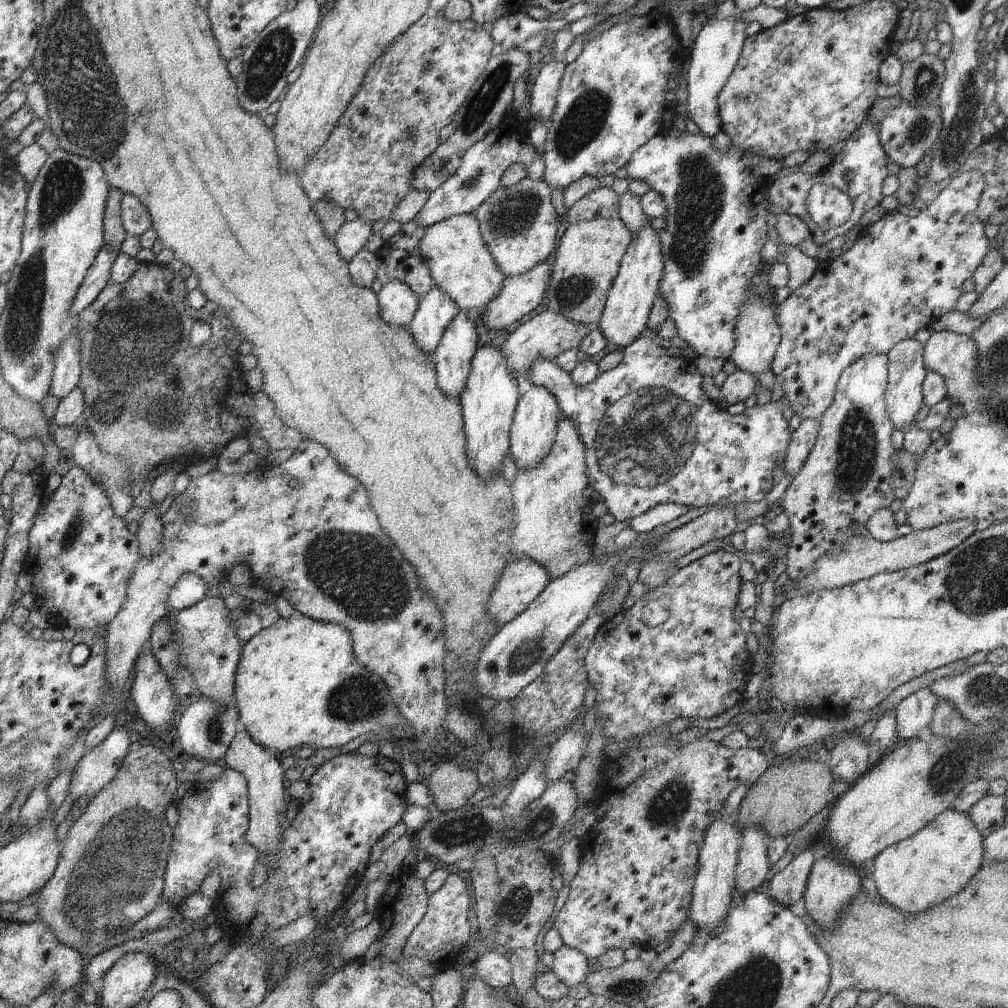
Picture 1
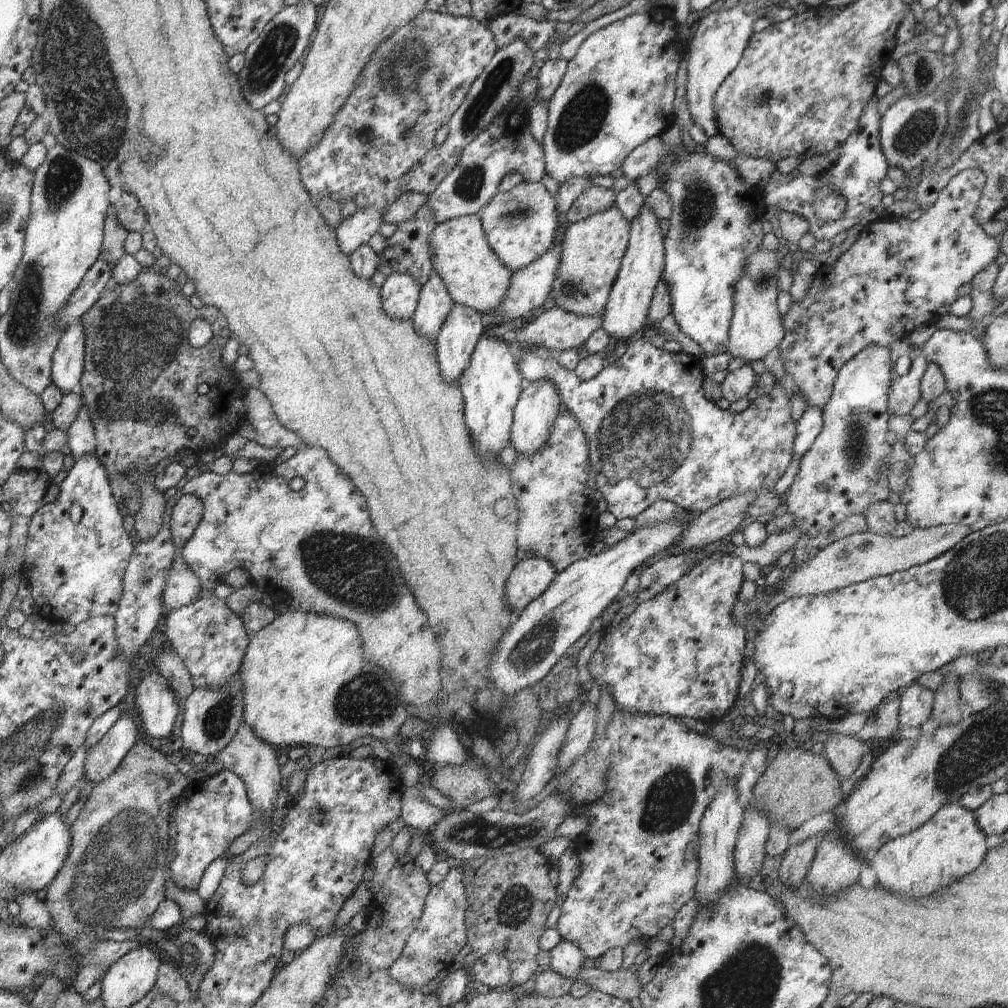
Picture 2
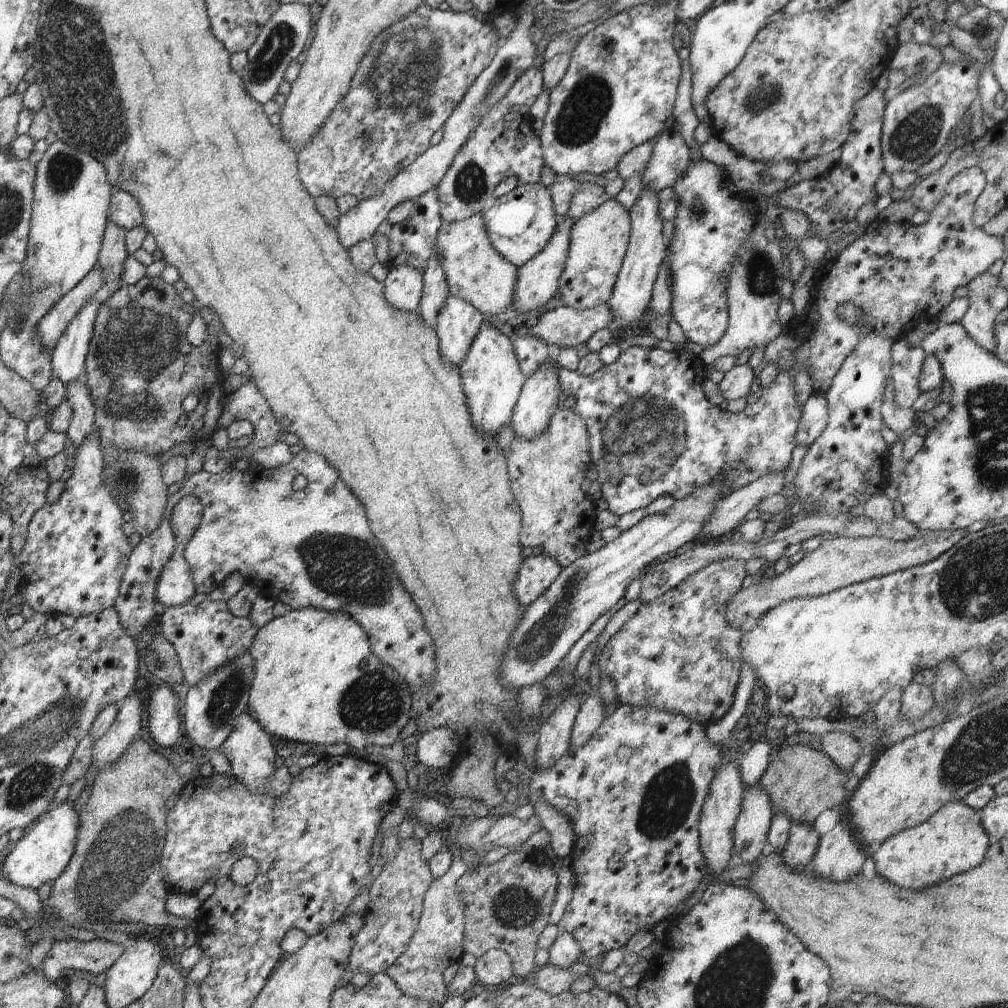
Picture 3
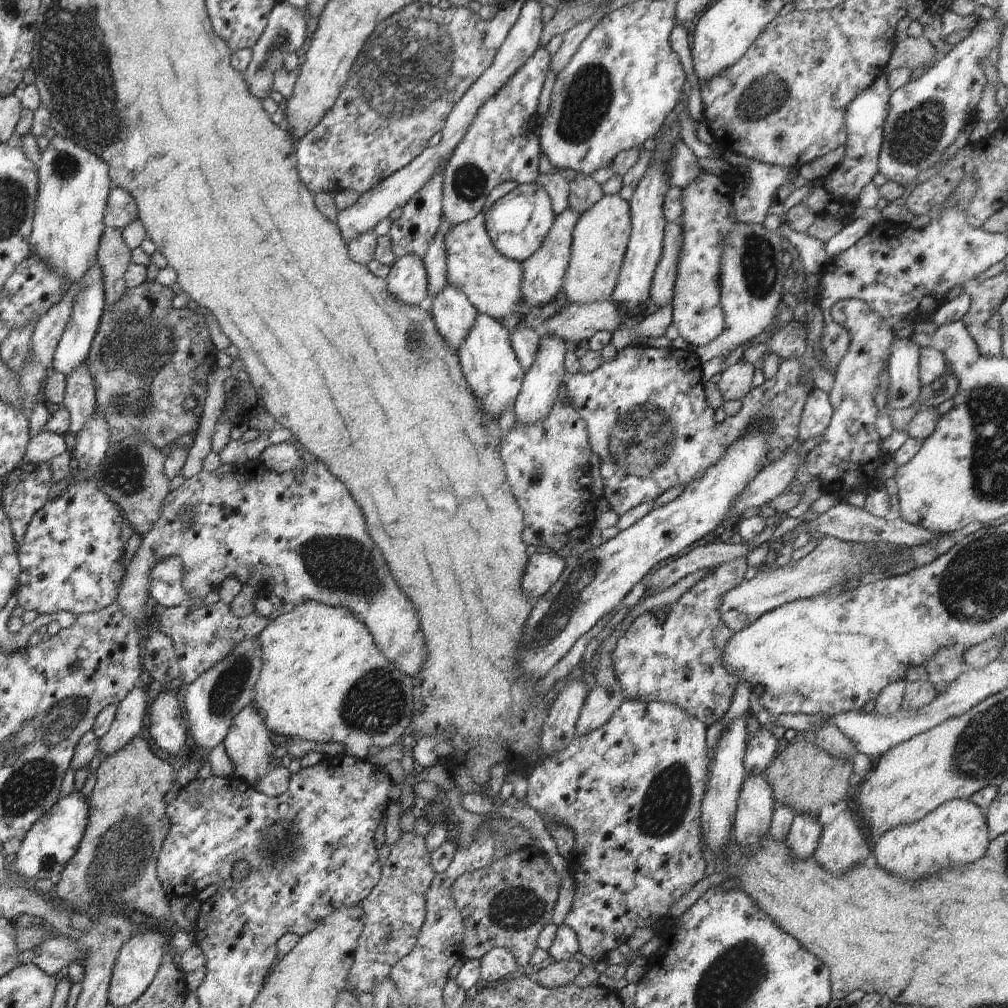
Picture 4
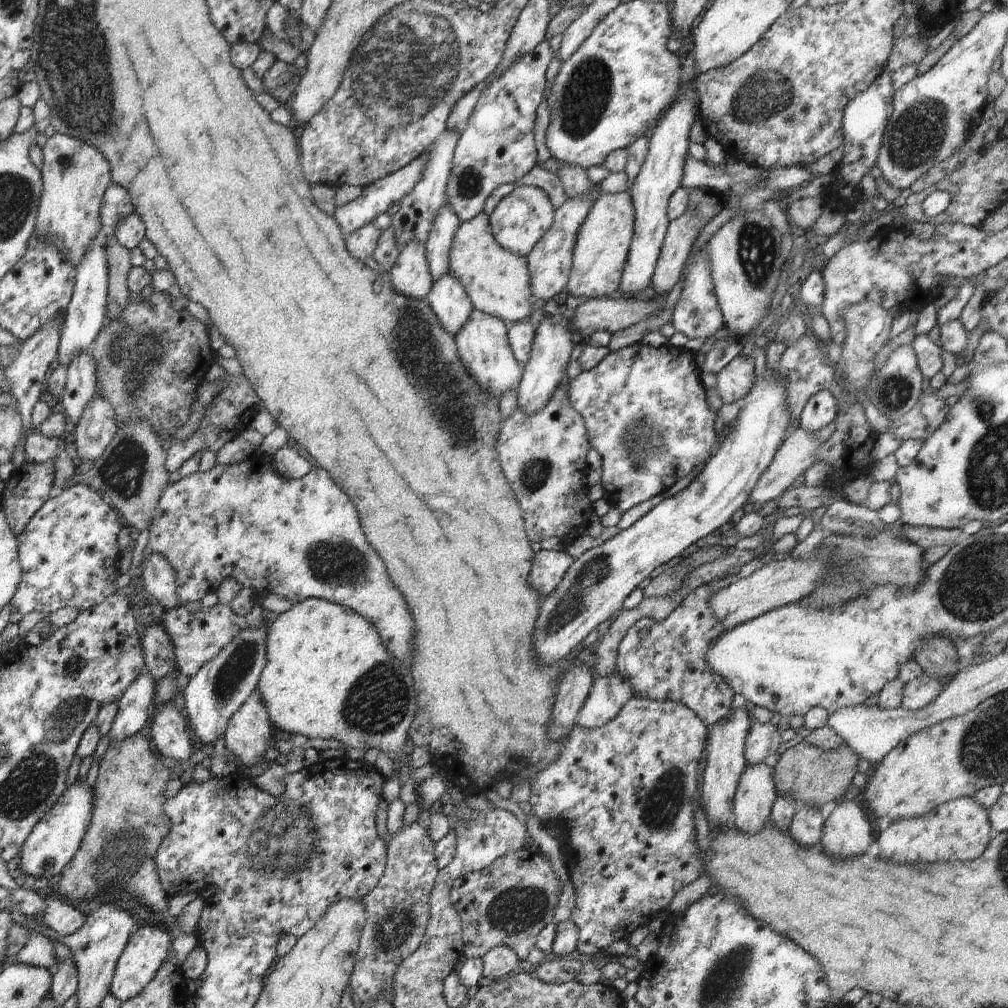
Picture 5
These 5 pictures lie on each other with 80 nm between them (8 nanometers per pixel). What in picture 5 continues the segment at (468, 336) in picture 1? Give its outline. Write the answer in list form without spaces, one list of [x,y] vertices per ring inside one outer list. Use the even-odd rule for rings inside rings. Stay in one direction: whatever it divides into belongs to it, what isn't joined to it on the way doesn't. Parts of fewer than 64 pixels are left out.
[[[451,272],[433,283],[426,302],[437,316],[440,326],[454,336],[468,322],[474,310],[462,283]]]

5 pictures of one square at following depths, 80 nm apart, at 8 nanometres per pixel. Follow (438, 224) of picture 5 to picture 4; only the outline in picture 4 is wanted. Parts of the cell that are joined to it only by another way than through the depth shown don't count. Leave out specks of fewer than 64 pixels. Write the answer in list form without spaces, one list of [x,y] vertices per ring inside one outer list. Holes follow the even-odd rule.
[[[442,220],[440,228],[433,236],[433,241],[424,255],[423,263],[427,272],[428,294],[424,302],[426,307],[431,306],[432,300],[447,285],[447,252],[445,249],[445,236],[451,225],[448,221]]]

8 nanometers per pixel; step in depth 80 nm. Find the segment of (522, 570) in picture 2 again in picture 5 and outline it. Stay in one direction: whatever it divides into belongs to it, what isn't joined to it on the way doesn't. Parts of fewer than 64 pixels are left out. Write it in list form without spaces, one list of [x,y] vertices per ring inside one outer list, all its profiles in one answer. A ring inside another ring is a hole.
[[[545,551],[536,554],[536,562],[530,574],[530,586],[540,596],[550,594],[562,580],[567,568],[573,563],[573,558],[567,552]]]

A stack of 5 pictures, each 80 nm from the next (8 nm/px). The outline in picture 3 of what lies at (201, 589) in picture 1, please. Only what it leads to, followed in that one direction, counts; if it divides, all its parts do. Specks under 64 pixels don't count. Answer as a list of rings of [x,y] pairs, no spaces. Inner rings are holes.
[[[175,542],[172,558],[162,568],[160,579],[157,580],[156,599],[165,608],[188,603],[197,594],[184,558],[186,544],[184,542],[182,546],[180,542]]]

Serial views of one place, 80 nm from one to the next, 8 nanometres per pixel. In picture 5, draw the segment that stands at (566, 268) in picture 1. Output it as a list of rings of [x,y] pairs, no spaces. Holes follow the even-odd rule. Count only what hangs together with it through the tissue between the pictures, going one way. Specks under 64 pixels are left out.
[[[629,191],[602,193],[592,203],[577,230],[567,288],[570,296],[594,299],[619,290],[621,276],[631,248],[635,212]]]

